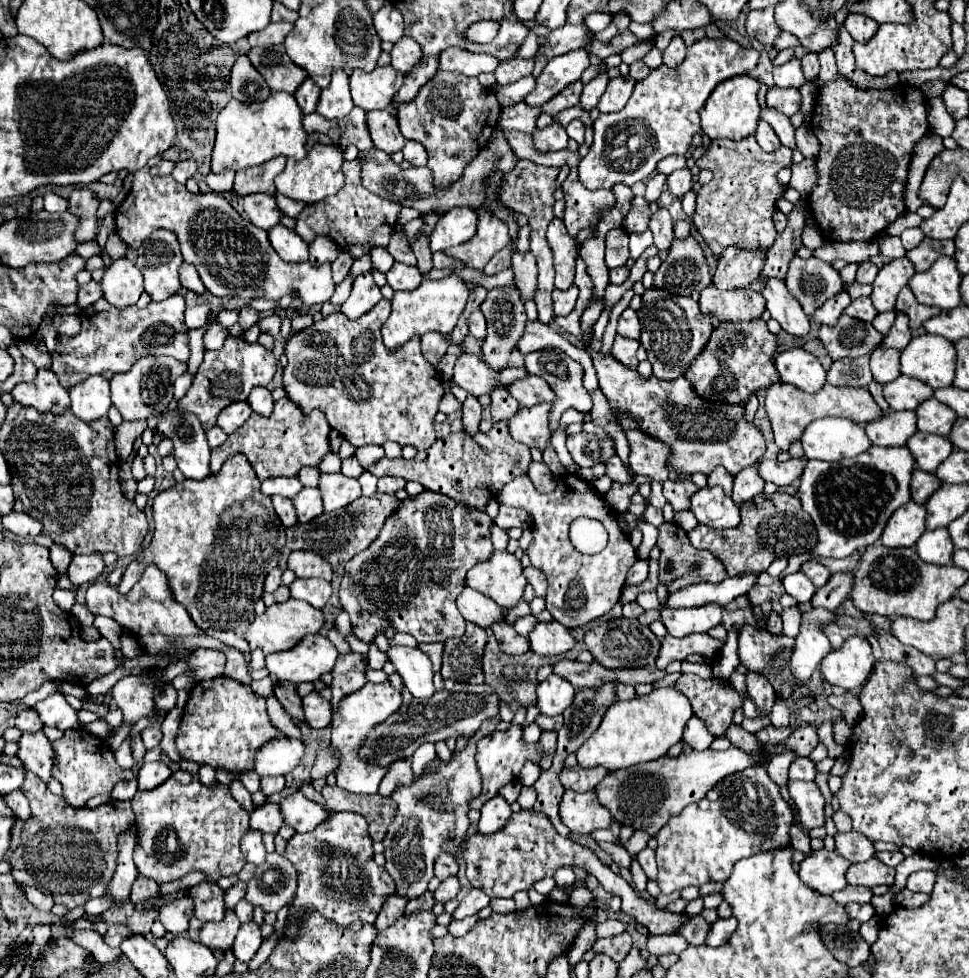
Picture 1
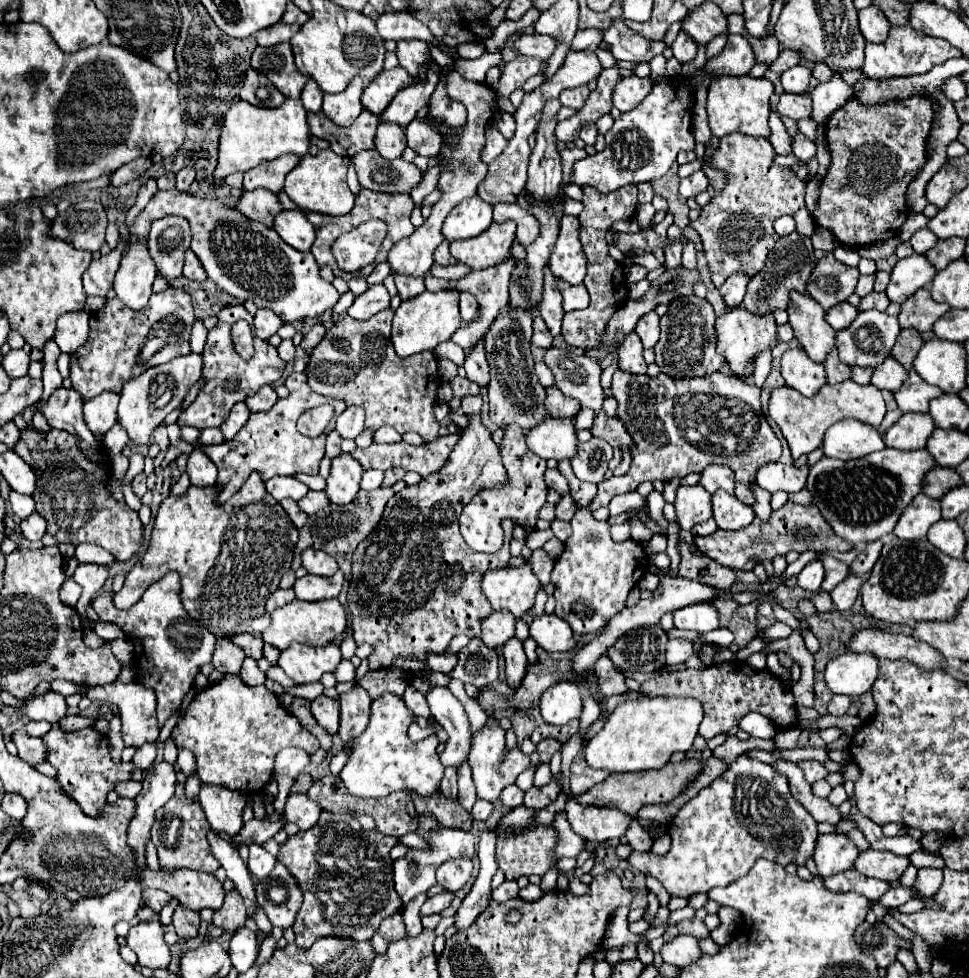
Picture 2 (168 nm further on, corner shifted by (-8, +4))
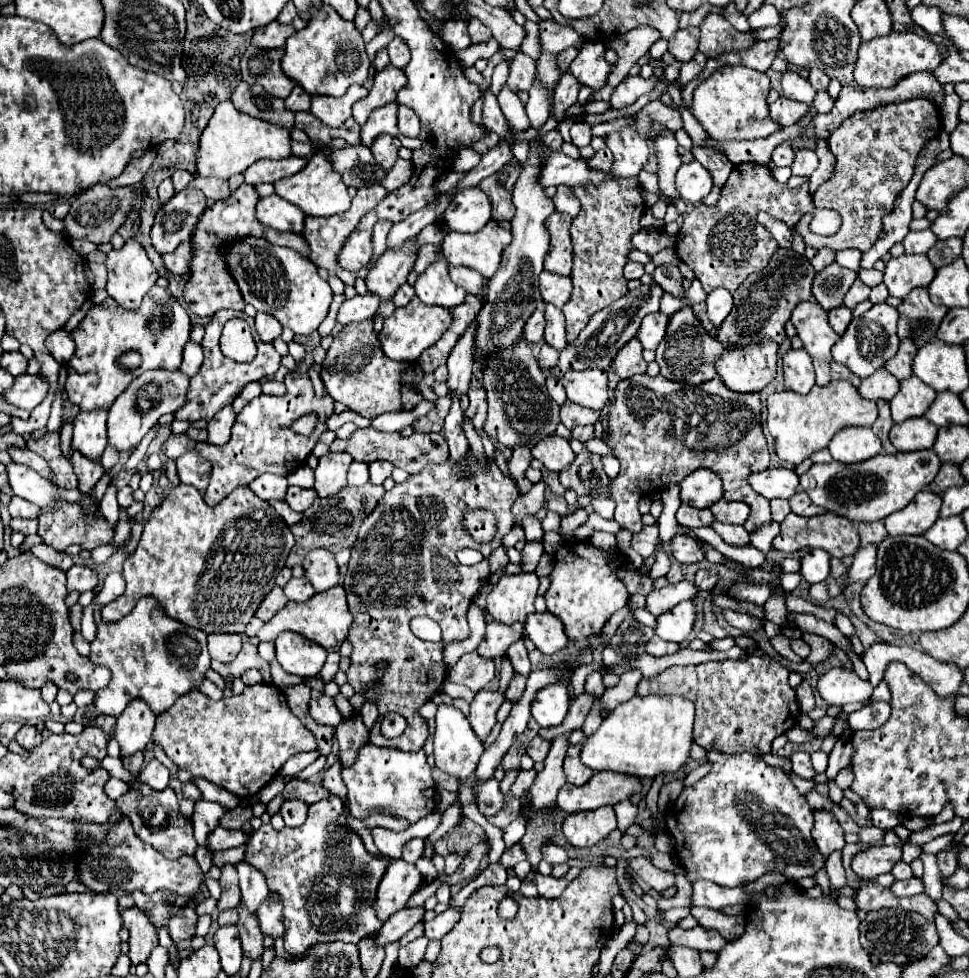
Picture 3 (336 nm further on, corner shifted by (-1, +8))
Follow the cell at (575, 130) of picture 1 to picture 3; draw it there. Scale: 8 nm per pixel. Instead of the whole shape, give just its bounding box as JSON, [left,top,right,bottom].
[571,122,593,148]

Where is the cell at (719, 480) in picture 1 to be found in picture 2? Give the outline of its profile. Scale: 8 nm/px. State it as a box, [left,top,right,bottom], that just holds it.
[700,466,734,494]

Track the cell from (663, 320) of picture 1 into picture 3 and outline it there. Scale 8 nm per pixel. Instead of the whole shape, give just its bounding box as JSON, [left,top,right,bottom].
[657,308,723,384]

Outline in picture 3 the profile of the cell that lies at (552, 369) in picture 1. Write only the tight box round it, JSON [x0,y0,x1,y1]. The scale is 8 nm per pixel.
[561,368,609,410]

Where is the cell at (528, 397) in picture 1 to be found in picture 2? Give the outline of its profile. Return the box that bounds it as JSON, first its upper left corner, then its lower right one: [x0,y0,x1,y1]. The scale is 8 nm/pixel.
[544,386,580,418]

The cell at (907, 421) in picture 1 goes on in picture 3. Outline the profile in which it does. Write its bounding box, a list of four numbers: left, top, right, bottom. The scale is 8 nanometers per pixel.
[889,418,939,452]

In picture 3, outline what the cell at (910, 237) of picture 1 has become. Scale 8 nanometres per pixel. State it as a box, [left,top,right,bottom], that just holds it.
[903,230,937,254]

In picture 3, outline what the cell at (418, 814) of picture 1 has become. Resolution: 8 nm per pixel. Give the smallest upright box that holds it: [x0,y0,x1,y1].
[373,860,423,922]

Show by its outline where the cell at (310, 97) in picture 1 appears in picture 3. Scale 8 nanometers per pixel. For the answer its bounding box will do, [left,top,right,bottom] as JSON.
[285,86,311,112]

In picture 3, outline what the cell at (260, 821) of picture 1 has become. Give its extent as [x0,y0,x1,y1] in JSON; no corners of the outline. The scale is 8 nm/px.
[207,826,249,852]

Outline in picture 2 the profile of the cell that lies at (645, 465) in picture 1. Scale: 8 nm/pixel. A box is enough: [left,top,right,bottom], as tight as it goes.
[592,410,632,448]

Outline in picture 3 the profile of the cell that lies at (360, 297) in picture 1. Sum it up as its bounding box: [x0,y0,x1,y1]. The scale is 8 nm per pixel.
[337,294,377,326]

